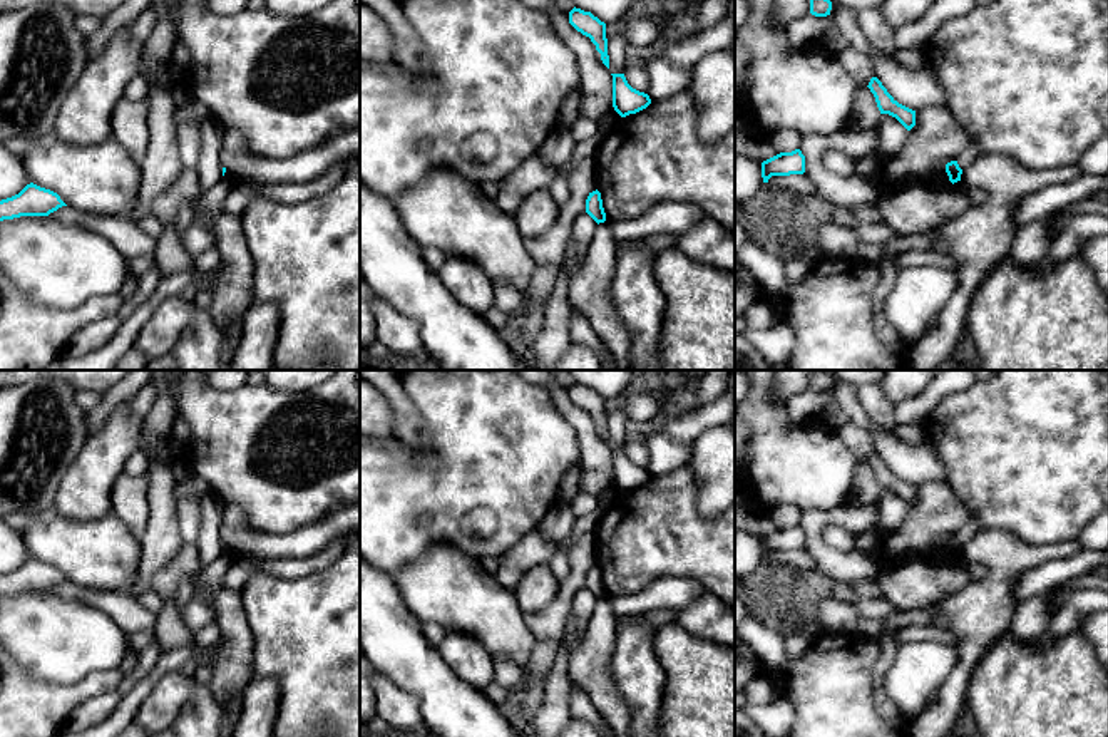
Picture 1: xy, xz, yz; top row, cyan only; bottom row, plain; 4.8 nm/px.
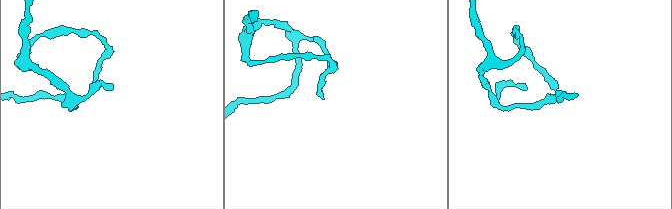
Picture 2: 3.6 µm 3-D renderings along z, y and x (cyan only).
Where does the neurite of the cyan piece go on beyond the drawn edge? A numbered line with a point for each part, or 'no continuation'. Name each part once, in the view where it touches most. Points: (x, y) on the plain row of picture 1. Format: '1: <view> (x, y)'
no continuation

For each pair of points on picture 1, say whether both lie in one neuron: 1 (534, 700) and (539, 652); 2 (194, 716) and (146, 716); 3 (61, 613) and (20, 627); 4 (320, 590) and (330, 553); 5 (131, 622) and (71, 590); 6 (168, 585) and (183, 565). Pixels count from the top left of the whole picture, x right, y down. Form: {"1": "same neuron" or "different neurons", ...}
{"1": "same neuron", "2": "different neurons", "3": "same neuron", "4": "different neurons", "5": "same neuron", "6": "same neuron"}

